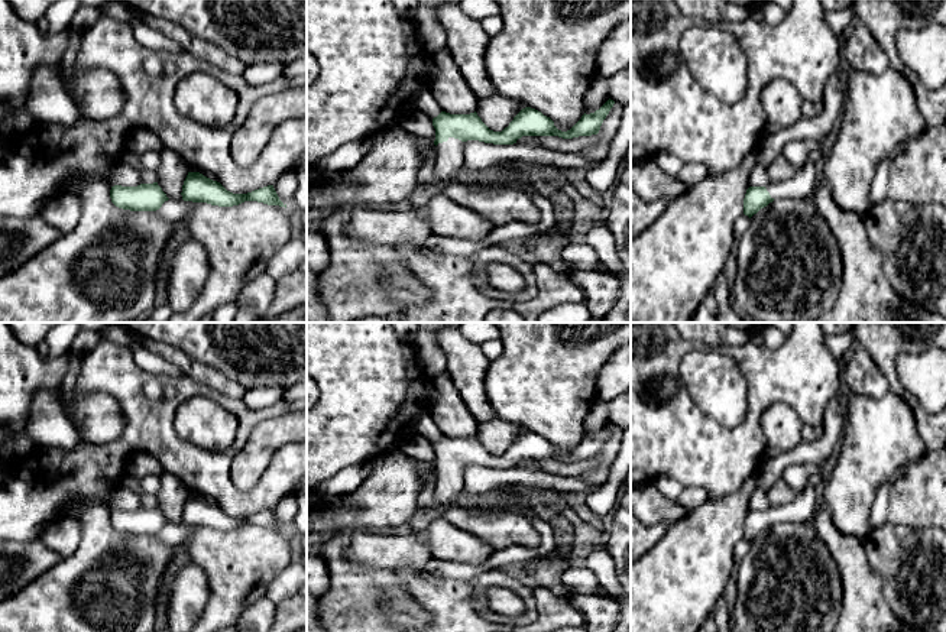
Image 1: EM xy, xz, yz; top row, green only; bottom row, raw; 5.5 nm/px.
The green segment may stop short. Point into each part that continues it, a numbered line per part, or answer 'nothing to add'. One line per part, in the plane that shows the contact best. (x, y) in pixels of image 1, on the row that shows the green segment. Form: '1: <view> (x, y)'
1: xz (450, 156)

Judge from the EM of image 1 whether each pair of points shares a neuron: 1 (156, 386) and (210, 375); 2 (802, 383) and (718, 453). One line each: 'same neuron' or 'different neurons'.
1: different neurons
2: same neuron

